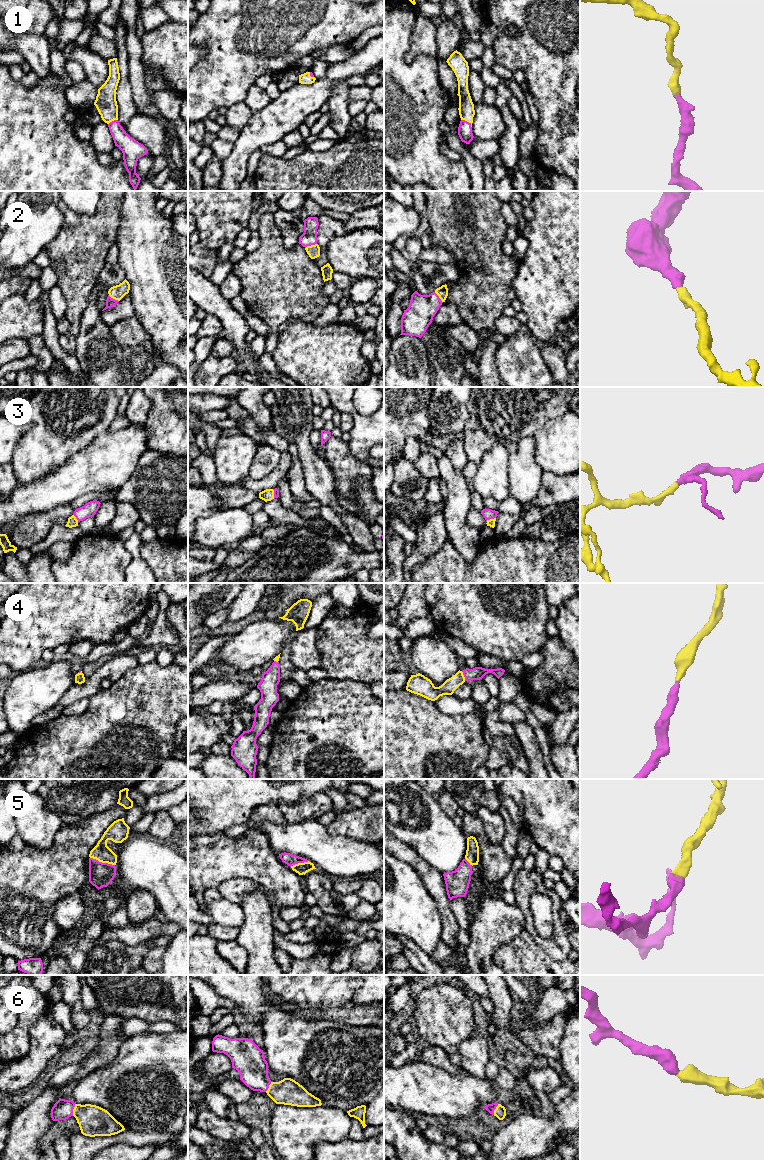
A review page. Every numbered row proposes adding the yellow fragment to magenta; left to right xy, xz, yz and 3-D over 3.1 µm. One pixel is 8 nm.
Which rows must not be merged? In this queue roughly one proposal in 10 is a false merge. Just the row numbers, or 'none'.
none

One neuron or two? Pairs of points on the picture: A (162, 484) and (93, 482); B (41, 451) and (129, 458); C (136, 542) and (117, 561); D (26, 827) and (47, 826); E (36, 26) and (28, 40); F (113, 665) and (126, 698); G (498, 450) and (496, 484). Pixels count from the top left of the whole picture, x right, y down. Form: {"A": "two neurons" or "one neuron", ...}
{"A": "two neurons", "B": "two neurons", "C": "two neurons", "D": "one neuron", "E": "two neurons", "F": "two neurons", "G": "one neuron"}

